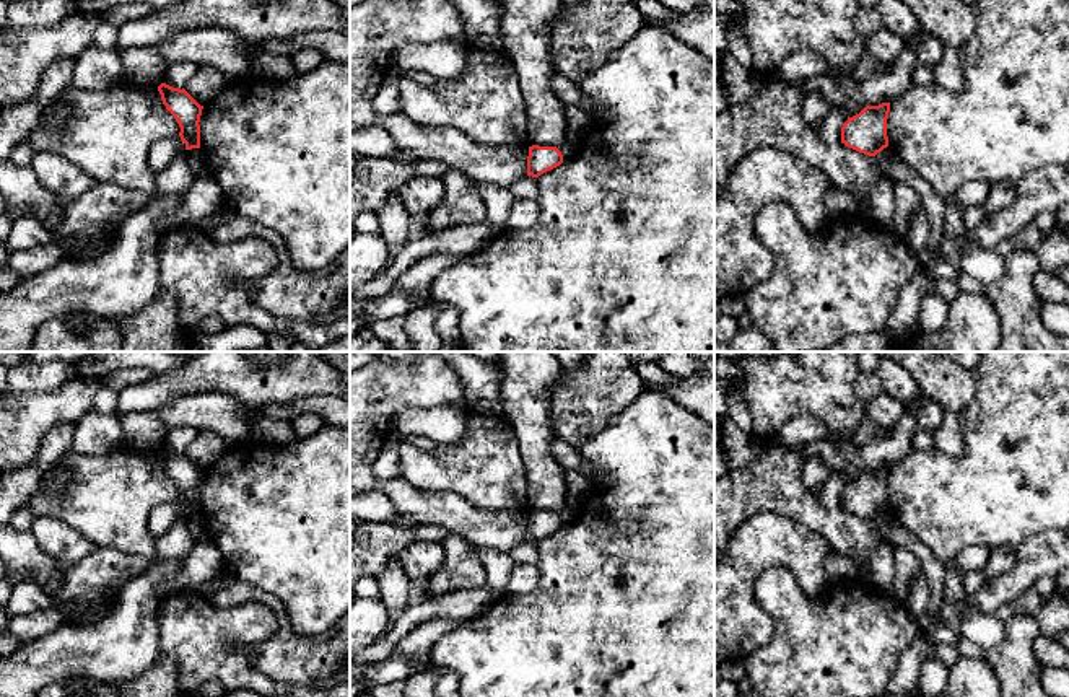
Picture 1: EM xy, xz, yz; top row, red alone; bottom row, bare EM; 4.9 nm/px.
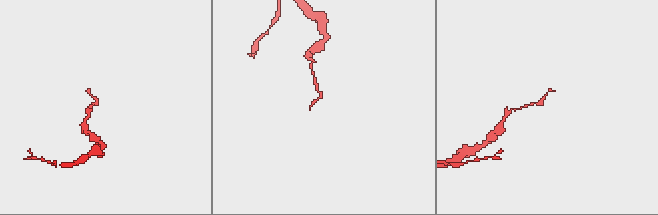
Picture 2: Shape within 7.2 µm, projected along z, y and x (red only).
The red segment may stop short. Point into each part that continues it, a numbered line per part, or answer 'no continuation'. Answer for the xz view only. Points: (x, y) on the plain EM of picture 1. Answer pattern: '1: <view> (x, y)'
no continuation

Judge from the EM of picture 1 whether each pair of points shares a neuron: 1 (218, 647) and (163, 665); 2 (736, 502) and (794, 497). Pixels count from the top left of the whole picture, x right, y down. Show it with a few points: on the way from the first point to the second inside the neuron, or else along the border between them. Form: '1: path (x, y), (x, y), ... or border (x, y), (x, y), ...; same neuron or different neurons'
1: border (160, 653), (174, 663), (179, 679); different neurons
2: path (750, 497), (780, 497); same neuron

